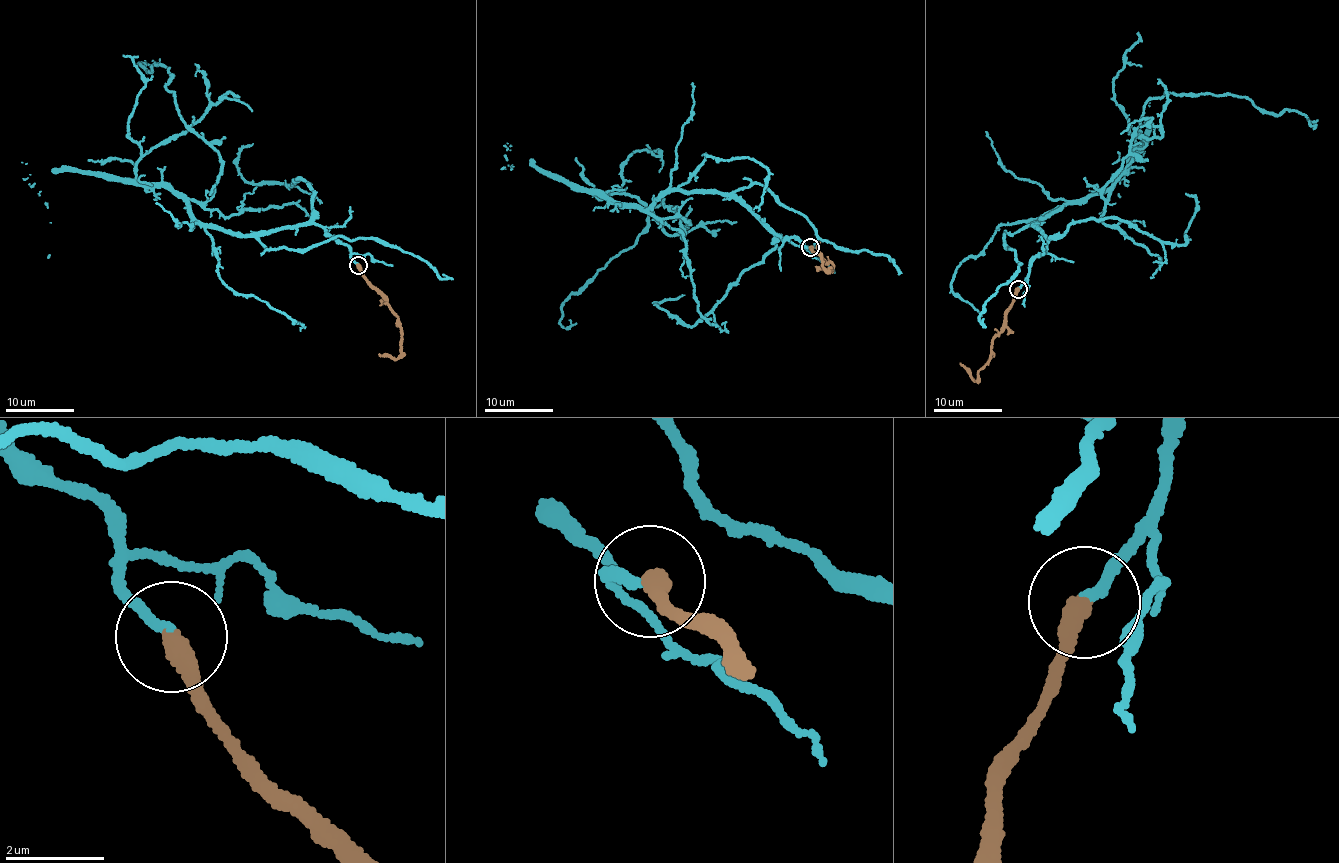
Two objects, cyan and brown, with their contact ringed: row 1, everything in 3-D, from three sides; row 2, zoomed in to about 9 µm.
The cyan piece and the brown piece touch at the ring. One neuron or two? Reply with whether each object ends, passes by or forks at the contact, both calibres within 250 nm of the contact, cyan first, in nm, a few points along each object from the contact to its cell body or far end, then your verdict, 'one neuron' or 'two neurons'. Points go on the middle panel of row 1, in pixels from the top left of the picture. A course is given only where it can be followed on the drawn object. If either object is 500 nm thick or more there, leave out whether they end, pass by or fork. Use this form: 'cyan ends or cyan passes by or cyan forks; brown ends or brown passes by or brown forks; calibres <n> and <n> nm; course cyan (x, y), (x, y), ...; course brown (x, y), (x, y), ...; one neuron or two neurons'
cyan ends; brown ends; calibres 200 and 400 nm; course cyan (810, 248), (672, 188), (650, 211), (689, 222), (649, 209), (563, 303), (576, 323); course brown (810, 248), (833, 266), (830, 272), (829, 267), (823, 267), (818, 247), (820, 242); one neuron

